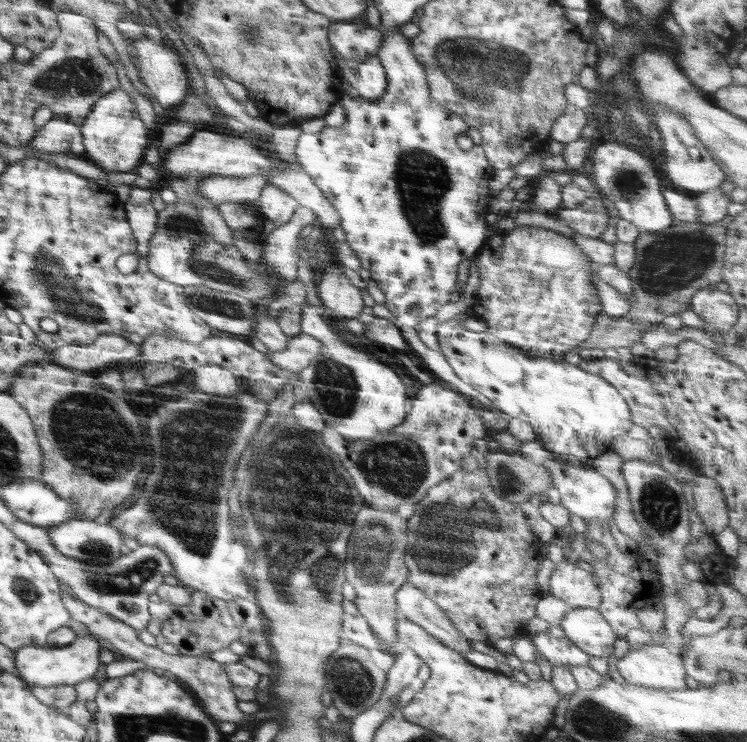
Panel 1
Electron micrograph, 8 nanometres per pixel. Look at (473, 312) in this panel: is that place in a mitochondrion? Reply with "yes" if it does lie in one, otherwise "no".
no

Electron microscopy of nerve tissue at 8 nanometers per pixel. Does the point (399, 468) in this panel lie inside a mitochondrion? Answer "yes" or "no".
yes

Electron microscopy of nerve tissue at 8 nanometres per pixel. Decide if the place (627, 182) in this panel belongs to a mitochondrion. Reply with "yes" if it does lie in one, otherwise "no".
yes

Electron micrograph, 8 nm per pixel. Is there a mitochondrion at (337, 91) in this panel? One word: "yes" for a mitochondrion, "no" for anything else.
no

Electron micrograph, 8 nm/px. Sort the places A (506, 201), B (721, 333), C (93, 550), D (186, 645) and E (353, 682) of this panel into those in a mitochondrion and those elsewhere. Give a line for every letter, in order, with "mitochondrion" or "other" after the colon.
A: other
B: other
C: mitochondrion
D: other
E: mitochondrion

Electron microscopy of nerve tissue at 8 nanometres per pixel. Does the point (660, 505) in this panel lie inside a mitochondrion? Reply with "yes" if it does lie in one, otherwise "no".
yes

